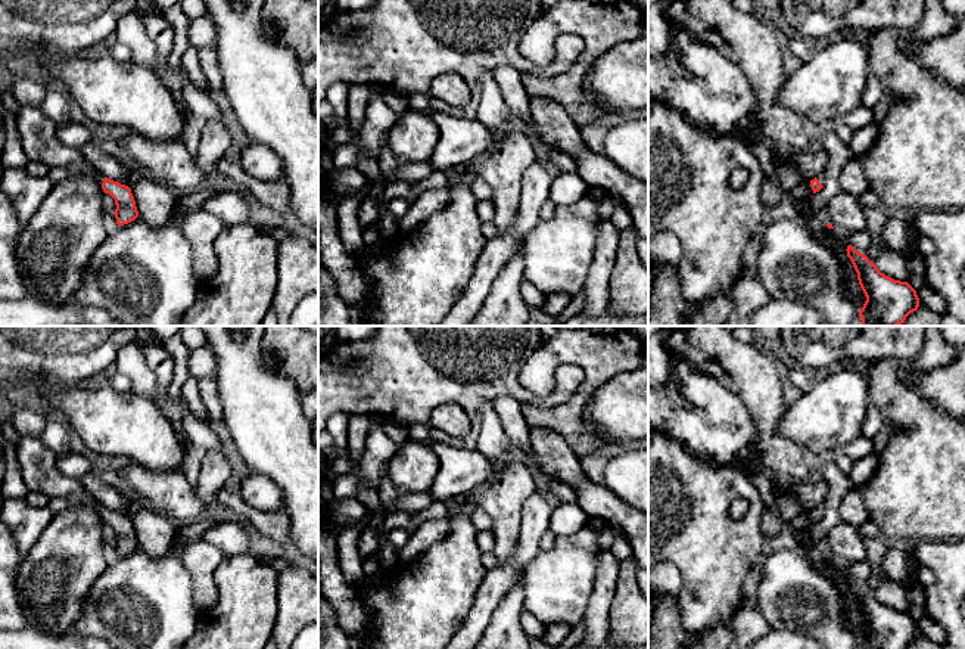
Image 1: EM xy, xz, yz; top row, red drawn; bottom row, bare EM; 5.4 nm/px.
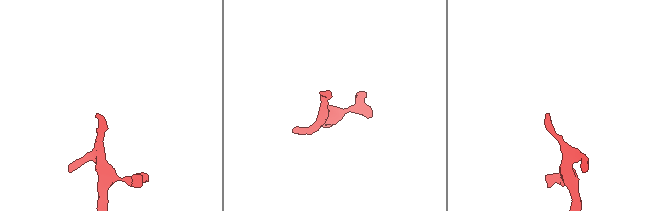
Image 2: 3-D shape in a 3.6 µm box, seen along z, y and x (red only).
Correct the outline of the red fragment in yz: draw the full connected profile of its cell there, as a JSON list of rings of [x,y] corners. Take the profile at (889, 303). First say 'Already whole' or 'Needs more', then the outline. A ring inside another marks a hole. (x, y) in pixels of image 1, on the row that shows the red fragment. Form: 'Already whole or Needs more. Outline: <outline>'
Already whole. Outline: [[[852,245],[846,251],[866,296],[859,311],[862,326],[905,323],[906,317],[919,307],[916,291],[908,282],[894,280],[881,273],[866,255],[857,252]]]

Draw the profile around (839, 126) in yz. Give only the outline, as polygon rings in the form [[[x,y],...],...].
[[[837,118],[829,124],[829,127],[834,130],[834,133],[840,137],[841,142],[849,145],[853,130],[844,122],[844,118]]]

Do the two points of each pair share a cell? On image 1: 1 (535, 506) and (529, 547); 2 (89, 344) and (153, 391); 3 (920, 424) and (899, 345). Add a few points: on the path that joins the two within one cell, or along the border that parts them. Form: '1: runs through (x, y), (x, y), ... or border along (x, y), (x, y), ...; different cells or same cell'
1: runs through (535, 516), (529, 537); same cell
2: border along (139, 344), (124, 344), (112, 362); different cells
3: border along (924, 341), (914, 359), (883, 357), (874, 363); different cells

